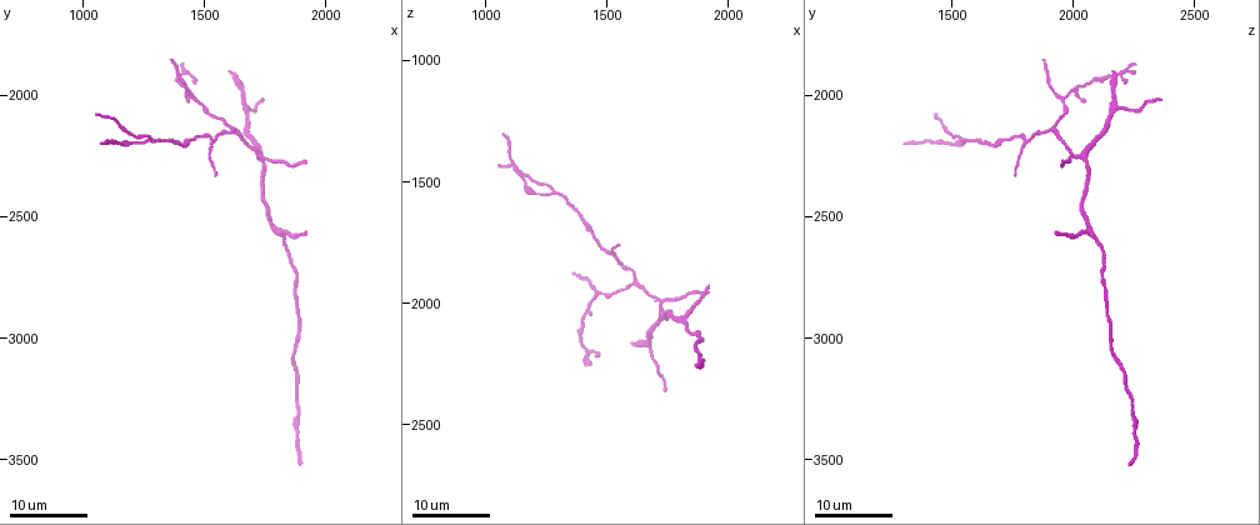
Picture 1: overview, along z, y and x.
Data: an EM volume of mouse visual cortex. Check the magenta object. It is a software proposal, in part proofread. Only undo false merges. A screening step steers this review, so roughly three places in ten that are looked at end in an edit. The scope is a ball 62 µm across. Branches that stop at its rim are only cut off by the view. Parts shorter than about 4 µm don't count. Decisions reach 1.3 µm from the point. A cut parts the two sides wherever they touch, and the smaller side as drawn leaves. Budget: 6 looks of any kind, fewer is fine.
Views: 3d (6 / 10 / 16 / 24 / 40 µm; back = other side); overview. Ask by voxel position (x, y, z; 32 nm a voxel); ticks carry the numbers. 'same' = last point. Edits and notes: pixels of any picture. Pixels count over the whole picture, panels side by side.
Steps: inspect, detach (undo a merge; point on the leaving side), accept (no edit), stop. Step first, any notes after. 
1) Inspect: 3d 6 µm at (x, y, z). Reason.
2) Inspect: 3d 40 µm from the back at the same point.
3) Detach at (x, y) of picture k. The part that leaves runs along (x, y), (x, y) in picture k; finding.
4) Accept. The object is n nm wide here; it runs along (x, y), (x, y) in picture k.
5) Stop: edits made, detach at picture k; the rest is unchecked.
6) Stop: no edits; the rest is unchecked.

Inspect: 3d 24 µm at (1720, 2250, 2030). Three-way junction.

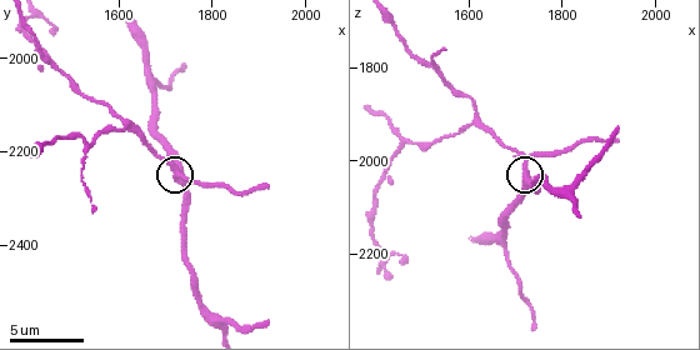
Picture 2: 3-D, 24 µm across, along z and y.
Inspect: 3d 6 µm at the same point.

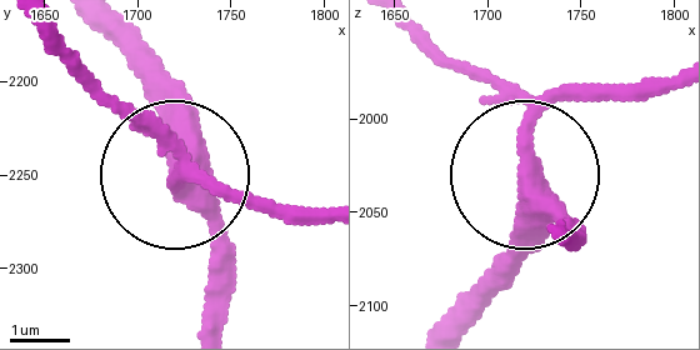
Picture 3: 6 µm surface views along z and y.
Accept. It runs along (565, 230), (526, 181), (511, 285) in picture 3; one cell here.

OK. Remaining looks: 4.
Inspect: 3d 10 µm at (1455, 2015, 1960). A fork.

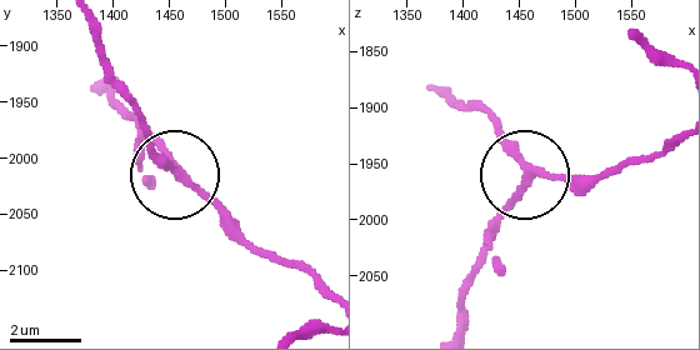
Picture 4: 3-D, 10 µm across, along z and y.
Accept. 3 arms meet here; it runs along (675, 138), (649, 158), (559, 179), (526, 168), (490, 110) in picture 4; continuous, no second cell.

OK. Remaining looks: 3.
Inspect: 3d 10 µm at (1615, 2140, 1910). Three arms meet.

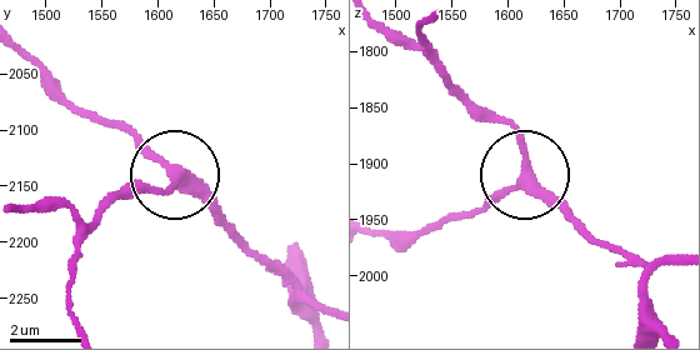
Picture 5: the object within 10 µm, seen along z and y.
Accept. The object is 280 nm wide here; continuous, no second cell.

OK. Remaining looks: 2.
Stop: no edits; the rest is unchecked.

